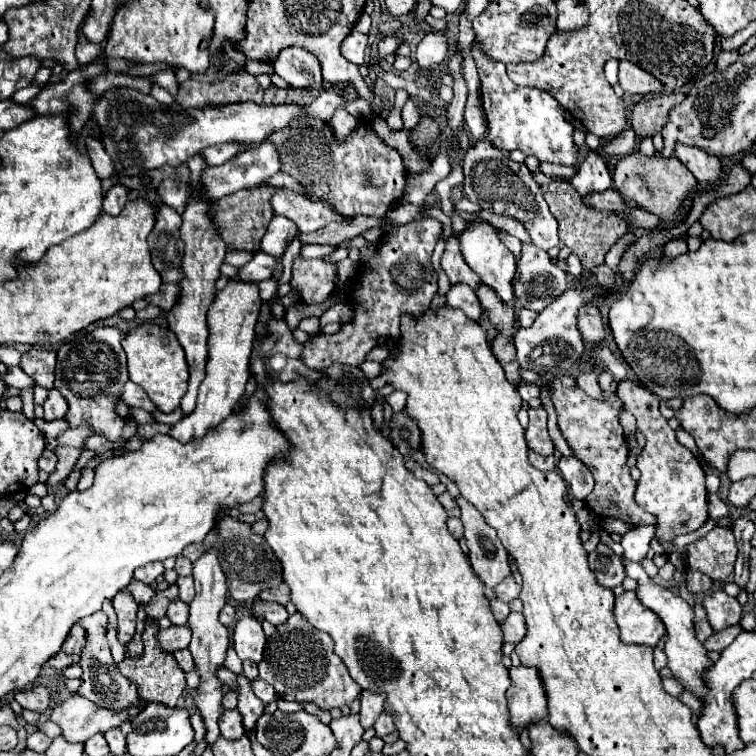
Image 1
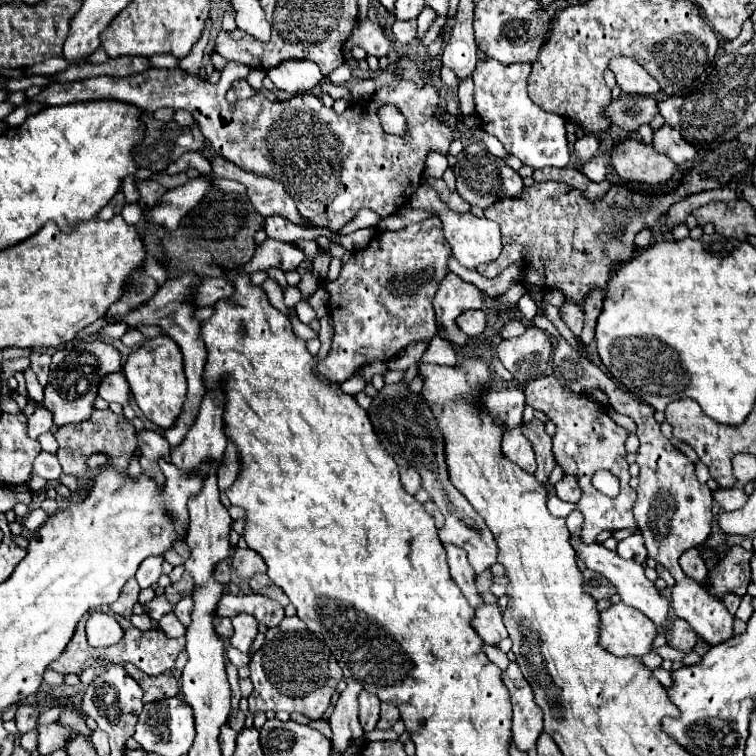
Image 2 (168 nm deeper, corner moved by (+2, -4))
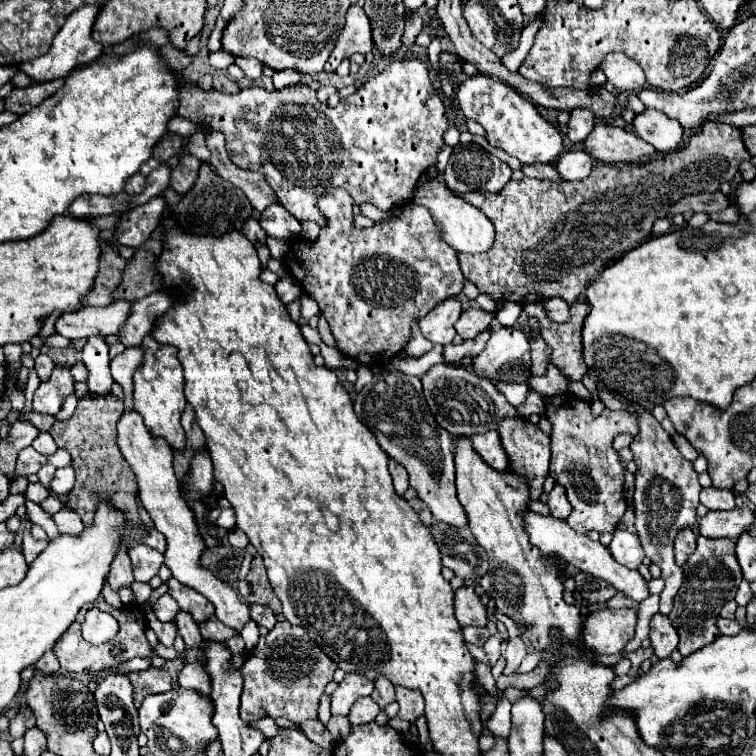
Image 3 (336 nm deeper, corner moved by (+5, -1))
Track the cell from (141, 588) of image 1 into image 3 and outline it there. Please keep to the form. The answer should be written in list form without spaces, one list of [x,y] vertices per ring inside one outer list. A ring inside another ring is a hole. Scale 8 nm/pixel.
[[[165,594],[153,604],[153,612],[157,614],[157,618],[161,622],[175,622],[175,614],[179,612],[179,604],[175,602],[175,598],[171,598],[171,594]]]

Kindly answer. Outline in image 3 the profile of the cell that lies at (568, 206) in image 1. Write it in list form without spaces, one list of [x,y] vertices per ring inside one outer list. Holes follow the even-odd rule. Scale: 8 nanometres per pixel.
[[[705,122],[701,126],[699,132],[695,132],[689,142],[681,148],[677,148],[675,152],[669,152],[665,156],[659,156],[659,158],[653,158],[645,164],[621,164],[621,166],[615,166],[615,164],[597,164],[593,168],[593,172],[587,176],[587,180],[581,180],[581,182],[553,182],[553,180],[537,180],[537,178],[521,178],[521,180],[511,180],[507,182],[507,186],[503,186],[503,190],[495,192],[495,194],[489,194],[489,192],[469,192],[469,194],[463,194],[463,198],[477,206],[495,226],[495,242],[491,246],[491,250],[483,252],[483,254],[459,254],[459,262],[461,262],[461,270],[463,270],[463,276],[473,282],[481,294],[487,294],[491,296],[493,300],[507,300],[507,302],[519,302],[519,304],[527,304],[527,302],[543,302],[547,298],[561,298],[565,300],[567,304],[573,304],[577,298],[583,296],[583,290],[599,276],[599,272],[603,272],[609,264],[613,264],[615,260],[619,260],[625,252],[629,252],[631,248],[643,244],[645,240],[651,238],[651,226],[657,218],[665,218],[669,216],[669,208],[671,204],[675,204],[677,200],[681,200],[683,196],[687,194],[699,194],[699,192],[717,192],[719,186],[723,182],[731,182],[733,176],[739,172],[739,164],[743,160],[749,160],[749,152],[743,148],[743,140],[741,140],[741,130],[735,128],[735,126],[727,126],[727,124],[717,124],[717,122]]]

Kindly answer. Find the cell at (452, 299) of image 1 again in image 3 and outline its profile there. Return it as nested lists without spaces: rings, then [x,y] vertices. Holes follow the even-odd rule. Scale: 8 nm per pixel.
[[[473,306],[473,308],[467,308],[467,310],[461,312],[461,318],[457,320],[455,330],[463,340],[471,340],[477,334],[481,334],[483,330],[487,330],[491,320],[493,320],[491,312],[485,312],[481,308]]]

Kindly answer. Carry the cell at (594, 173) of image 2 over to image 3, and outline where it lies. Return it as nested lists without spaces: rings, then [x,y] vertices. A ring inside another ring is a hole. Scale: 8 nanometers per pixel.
[[[583,150],[563,152],[559,156],[559,160],[555,162],[555,170],[567,182],[585,180],[591,174],[591,170],[593,170],[593,158],[587,152],[583,152]]]

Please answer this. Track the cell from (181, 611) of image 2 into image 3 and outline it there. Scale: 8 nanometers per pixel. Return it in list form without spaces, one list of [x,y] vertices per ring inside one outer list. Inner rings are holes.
[[[179,612],[177,618],[175,618],[175,626],[179,630],[179,634],[183,636],[183,642],[185,642],[185,648],[199,648],[199,644],[203,642],[201,638],[201,632],[199,632],[199,626],[193,622],[193,618],[185,612]]]

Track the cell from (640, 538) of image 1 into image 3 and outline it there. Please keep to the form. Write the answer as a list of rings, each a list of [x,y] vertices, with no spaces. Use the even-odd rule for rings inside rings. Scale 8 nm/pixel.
[[[615,530],[613,532],[609,552],[619,564],[623,564],[627,568],[637,568],[645,558],[643,548],[639,544],[639,536],[631,534],[627,530]]]

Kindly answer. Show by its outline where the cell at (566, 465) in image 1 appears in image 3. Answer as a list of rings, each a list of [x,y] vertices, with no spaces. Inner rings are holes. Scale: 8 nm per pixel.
[[[555,484],[555,488],[549,492],[549,502],[547,502],[547,506],[549,506],[549,510],[551,510],[551,516],[555,516],[555,518],[565,520],[565,518],[571,514],[571,504],[567,502],[567,496],[565,496],[563,486]]]

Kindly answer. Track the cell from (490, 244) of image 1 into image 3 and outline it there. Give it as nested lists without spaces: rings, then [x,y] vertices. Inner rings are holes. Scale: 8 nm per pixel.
[[[429,178],[413,196],[413,202],[415,204],[421,204],[425,206],[433,220],[435,220],[435,226],[439,228],[441,232],[441,238],[451,244],[457,252],[467,252],[467,254],[479,254],[479,252],[485,252],[493,246],[493,240],[495,240],[495,228],[491,224],[491,220],[481,212],[477,210],[475,206],[471,206],[469,202],[465,202],[461,196],[453,194],[443,182],[439,182],[437,178]]]

